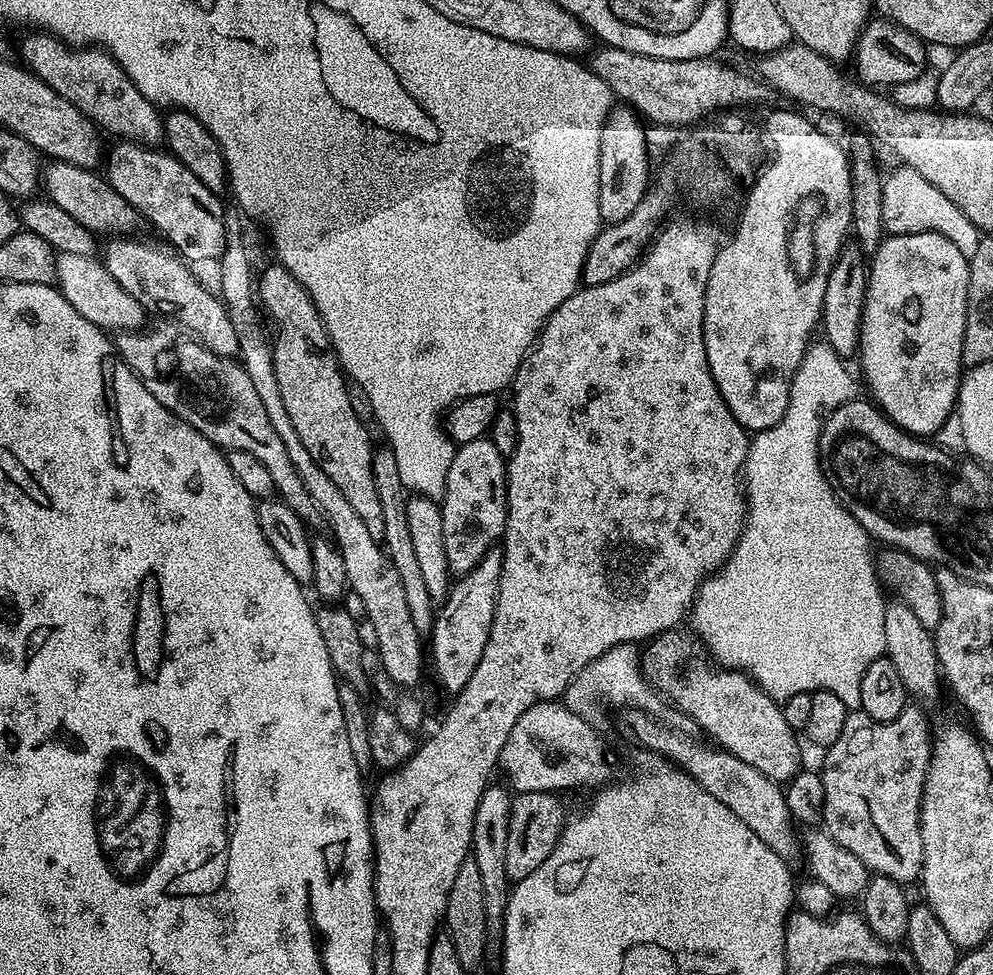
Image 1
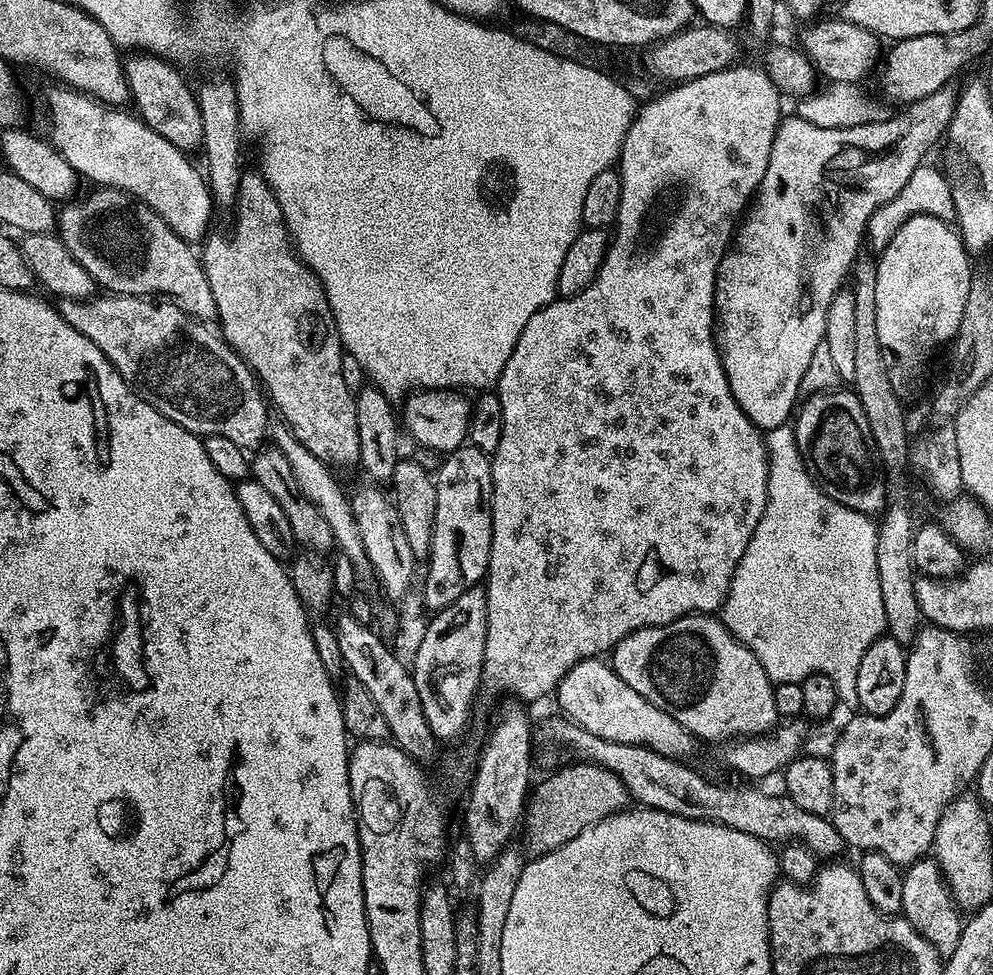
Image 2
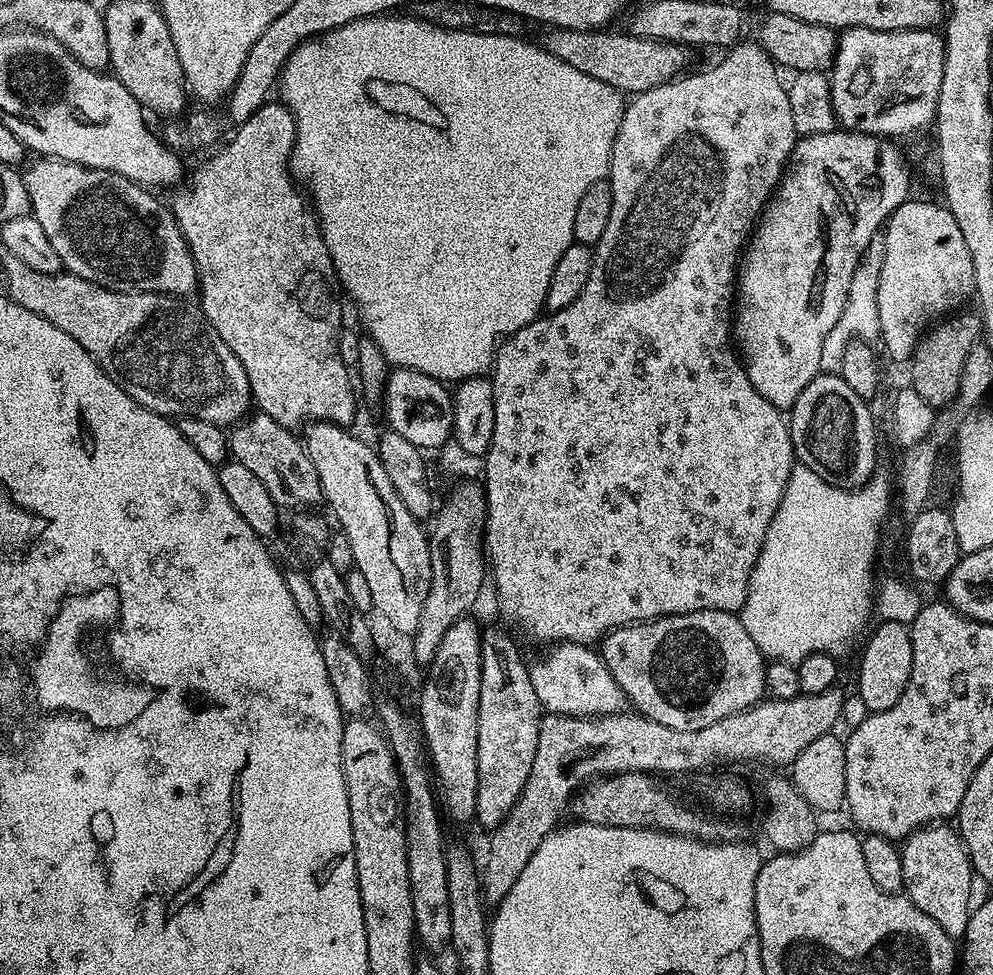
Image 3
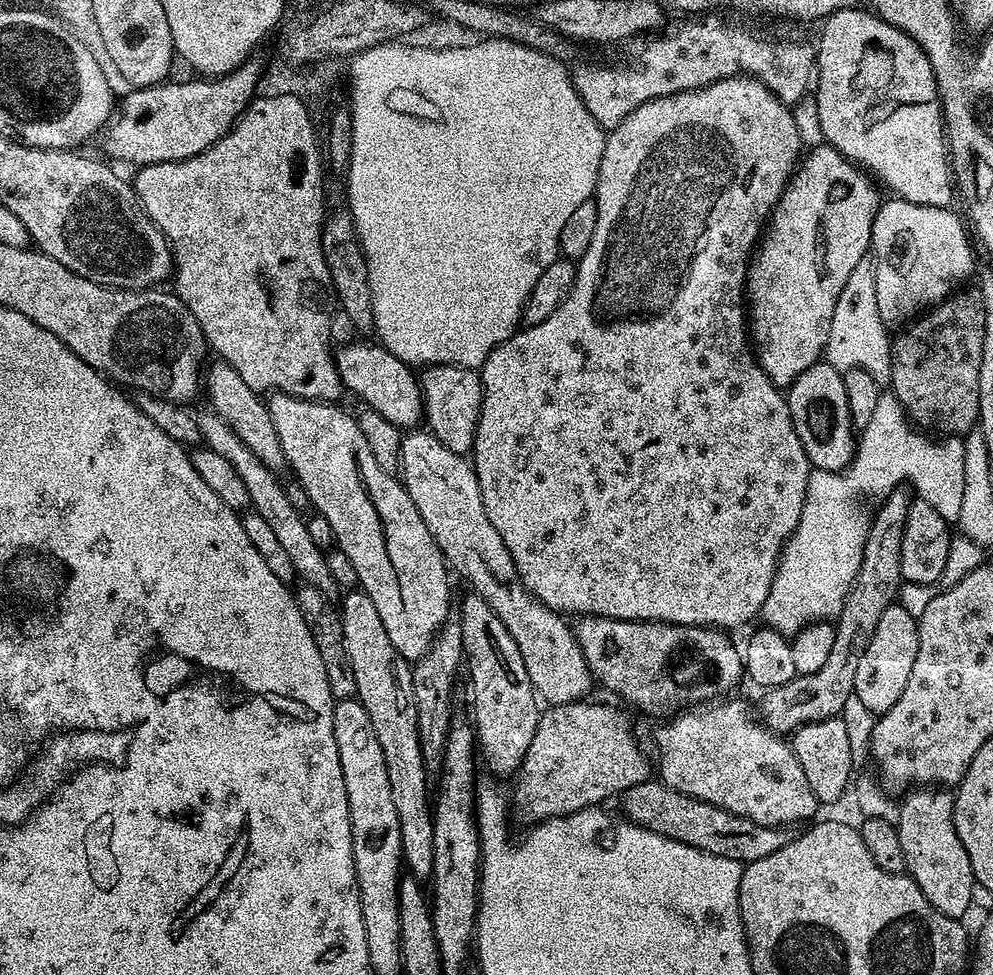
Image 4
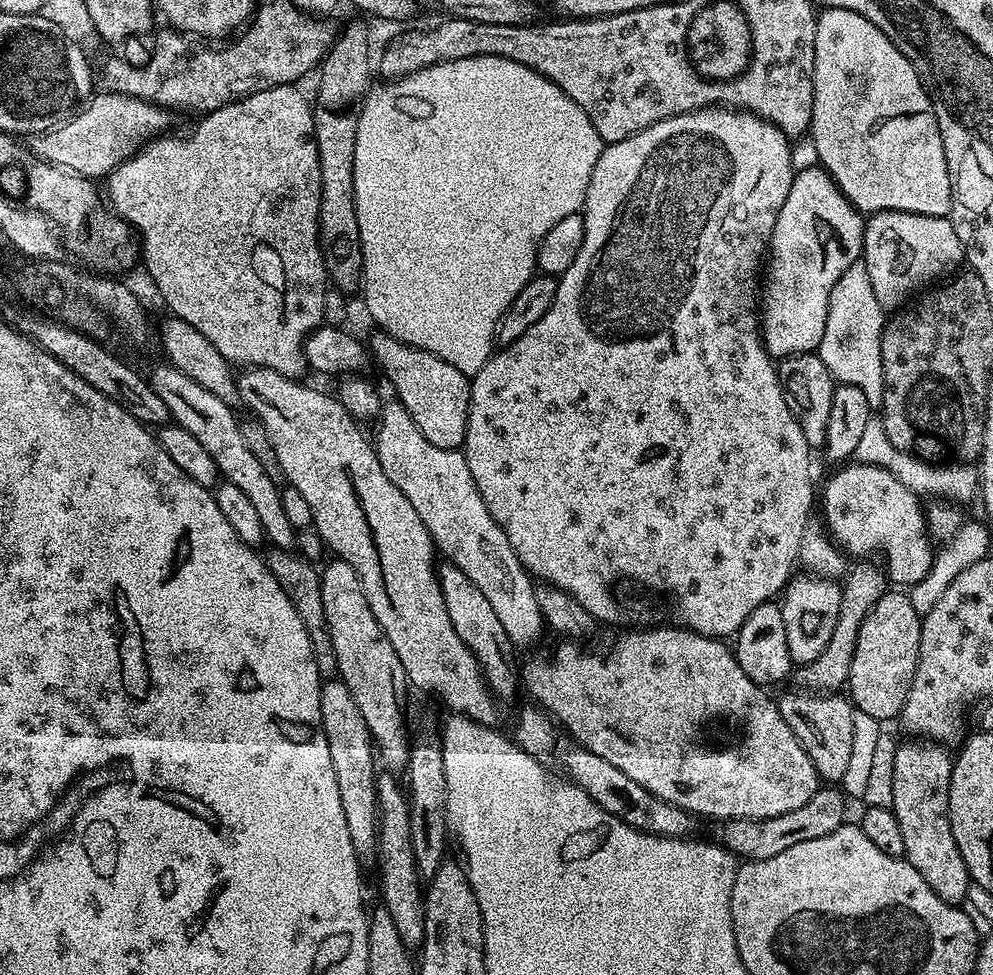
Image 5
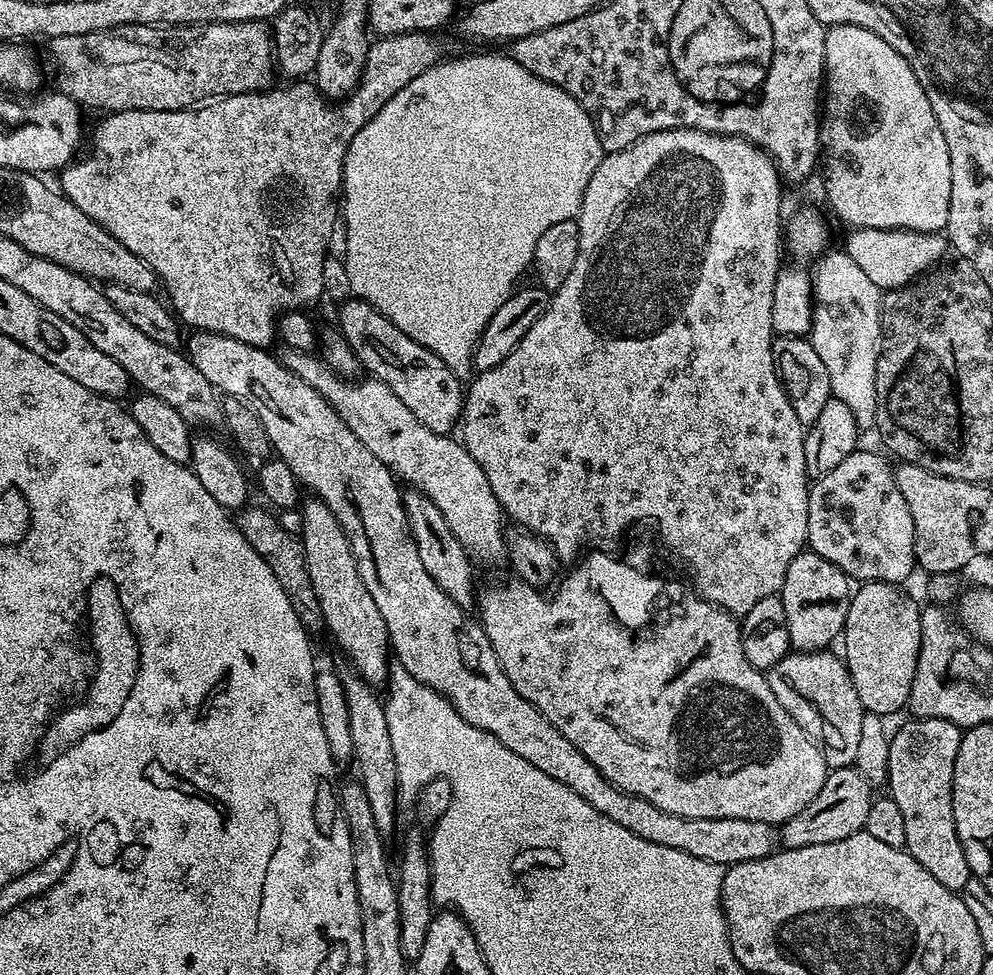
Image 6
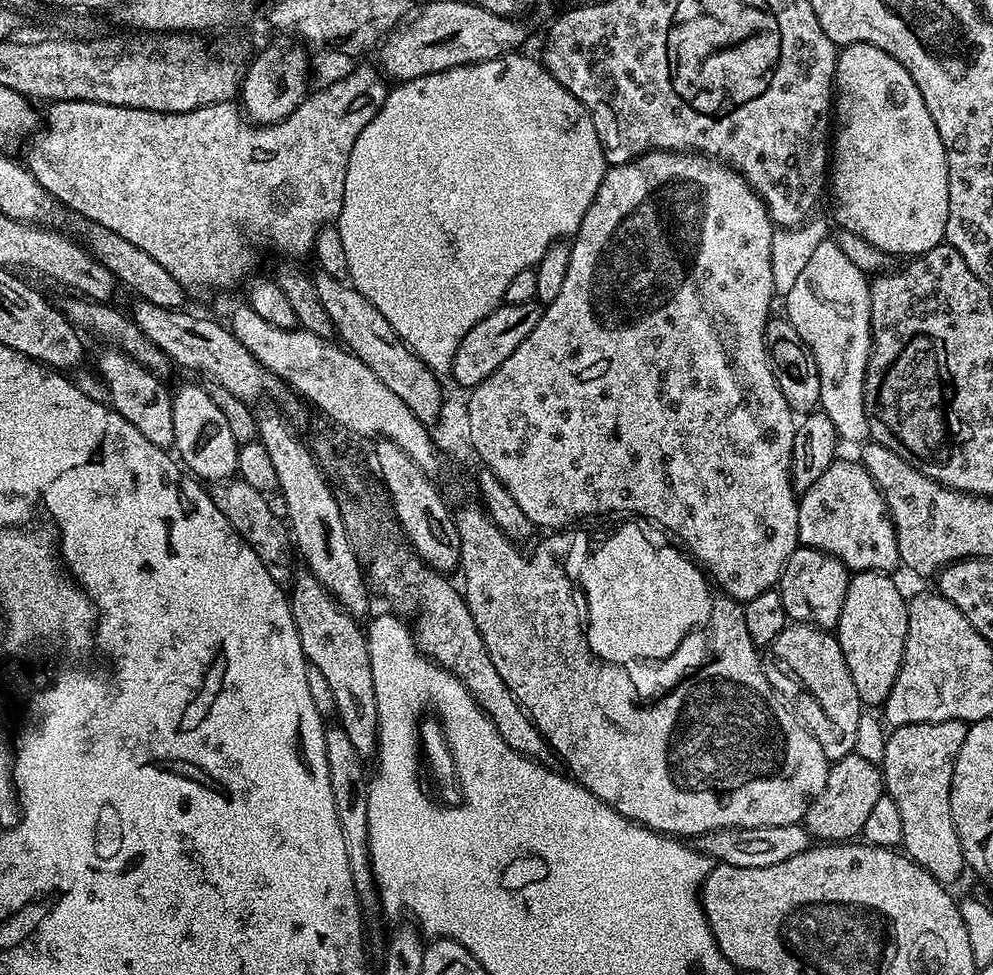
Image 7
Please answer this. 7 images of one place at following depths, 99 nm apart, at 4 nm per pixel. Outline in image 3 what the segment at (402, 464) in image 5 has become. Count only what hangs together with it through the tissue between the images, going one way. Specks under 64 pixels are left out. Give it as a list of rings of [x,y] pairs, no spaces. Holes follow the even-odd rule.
[[[556,642],[540,661],[531,665],[528,677],[538,694],[538,702],[545,713],[553,716],[612,716],[629,707],[618,682],[604,665],[599,651],[584,642]]]

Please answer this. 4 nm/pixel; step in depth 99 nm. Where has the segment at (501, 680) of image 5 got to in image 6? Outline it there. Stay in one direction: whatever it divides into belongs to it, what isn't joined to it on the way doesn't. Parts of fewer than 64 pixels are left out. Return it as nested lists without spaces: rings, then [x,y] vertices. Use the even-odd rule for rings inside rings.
[[[408,490],[403,493],[403,498],[410,534],[414,538],[418,558],[422,558],[422,566],[426,566],[426,574],[430,574],[434,582],[438,582],[446,598],[453,600],[462,609],[471,609],[471,604],[473,607],[478,600],[478,587],[476,588],[476,580],[472,577],[473,561],[469,560],[462,542],[454,538],[454,530],[450,530],[450,526],[446,526],[446,518],[442,518],[442,510],[438,510],[438,506],[434,506],[434,502],[426,498],[426,494]]]

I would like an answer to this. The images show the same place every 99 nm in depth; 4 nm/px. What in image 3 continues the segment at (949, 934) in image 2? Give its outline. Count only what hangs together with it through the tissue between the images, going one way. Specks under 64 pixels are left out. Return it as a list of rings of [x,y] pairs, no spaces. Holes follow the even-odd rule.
[[[937,822],[913,832],[900,848],[902,858],[903,895],[907,896],[922,914],[930,914],[946,934],[963,937],[972,900],[972,859],[964,846],[960,833],[948,822]],[[972,900],[972,901],[971,901]],[[969,903],[969,904],[968,904]]]

